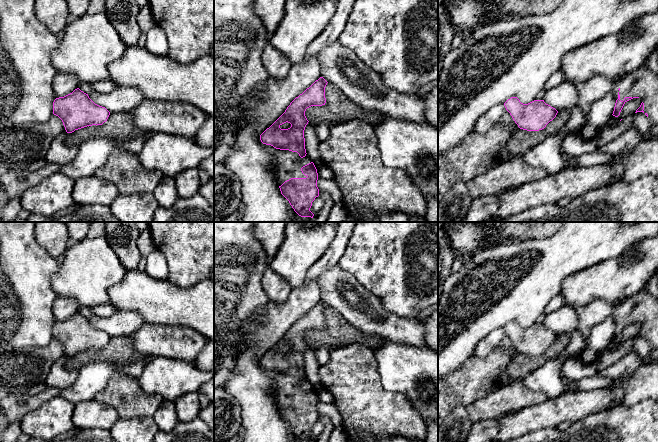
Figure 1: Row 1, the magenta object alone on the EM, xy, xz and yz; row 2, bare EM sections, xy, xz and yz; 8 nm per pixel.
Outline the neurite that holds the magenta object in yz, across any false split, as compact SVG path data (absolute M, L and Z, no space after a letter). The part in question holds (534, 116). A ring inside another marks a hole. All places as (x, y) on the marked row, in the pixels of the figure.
M517 97L508 99L504 106L520 129L539 131L552 121L558 111L544 100L534 100L523 104Z

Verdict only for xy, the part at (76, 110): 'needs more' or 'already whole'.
already whole

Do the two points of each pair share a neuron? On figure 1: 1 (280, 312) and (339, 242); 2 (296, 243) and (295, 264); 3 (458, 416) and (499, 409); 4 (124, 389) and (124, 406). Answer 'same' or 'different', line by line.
1: same
2: same
3: different
4: same

